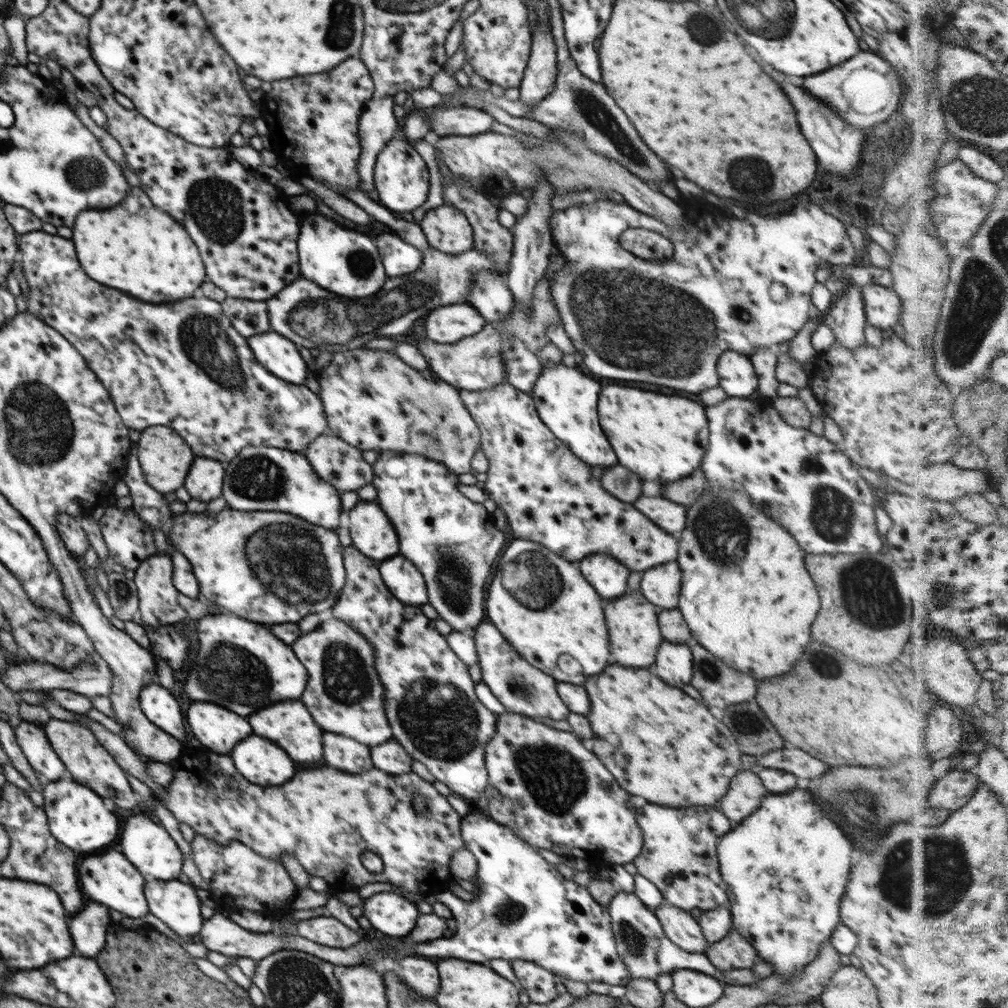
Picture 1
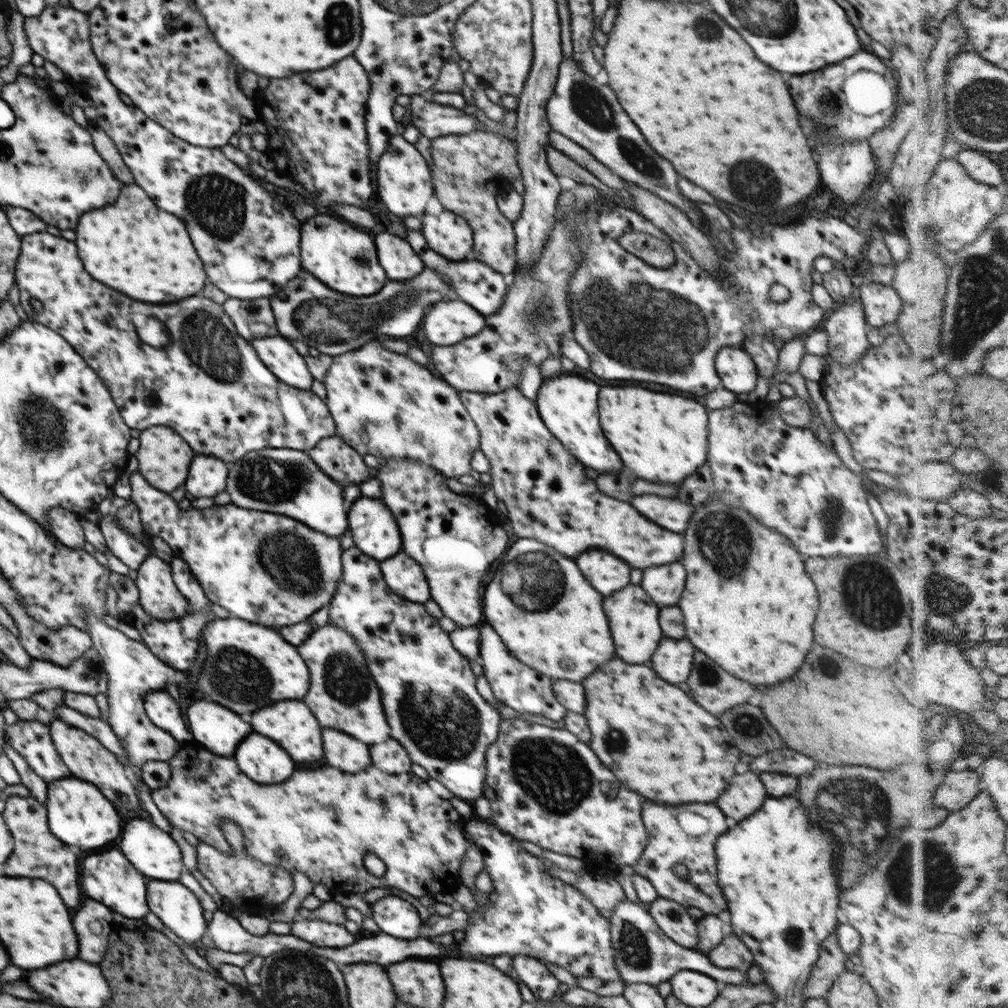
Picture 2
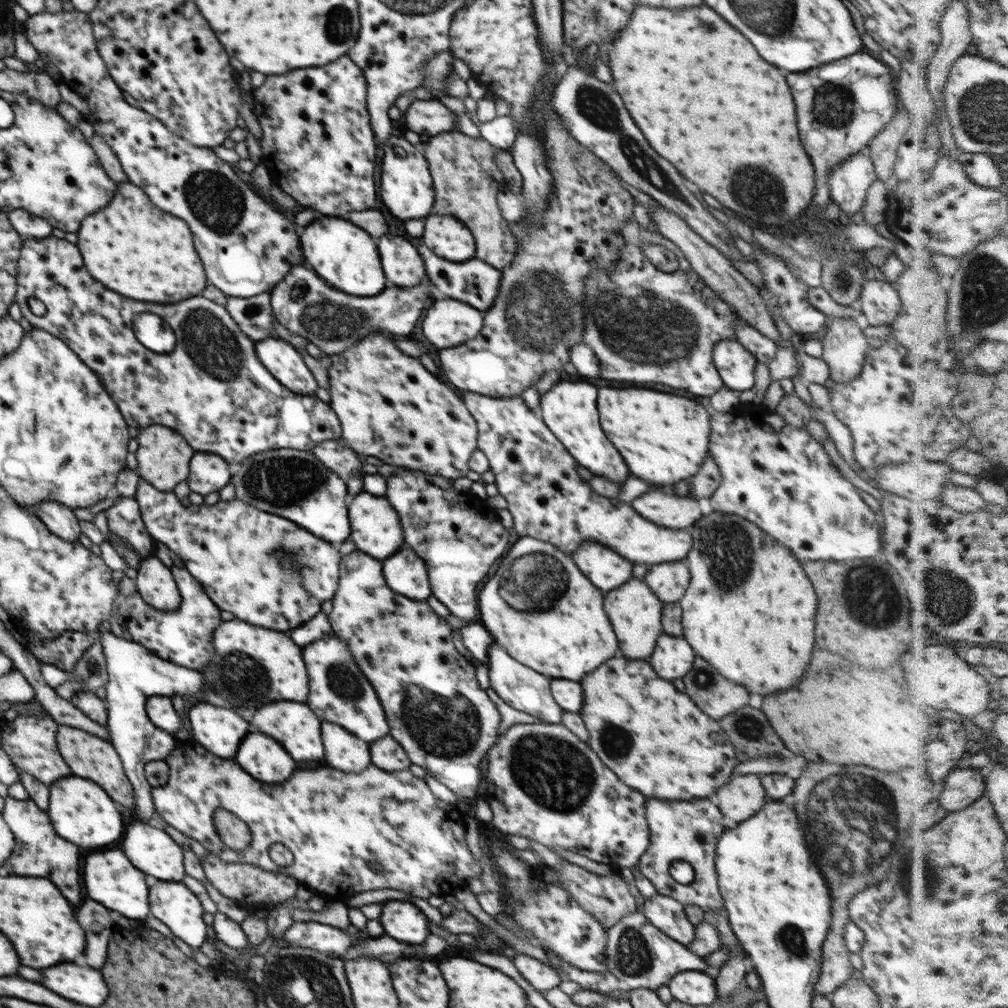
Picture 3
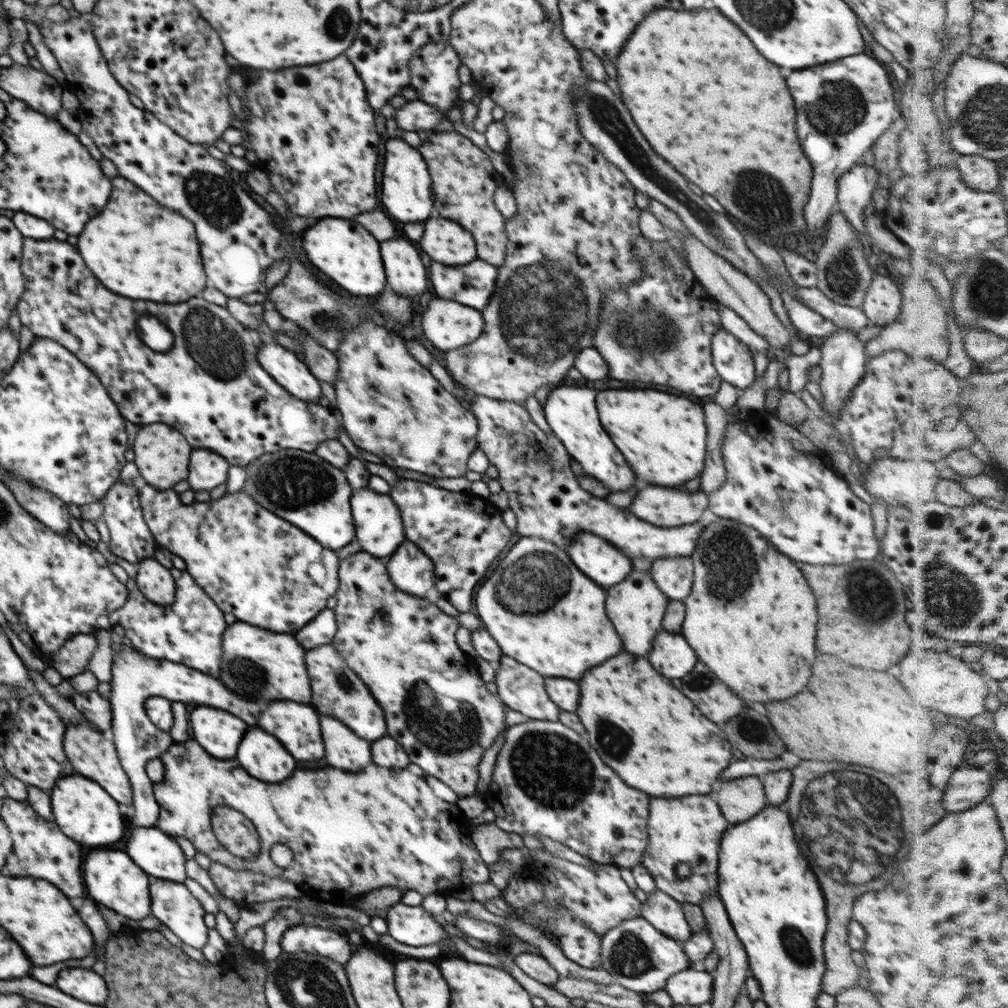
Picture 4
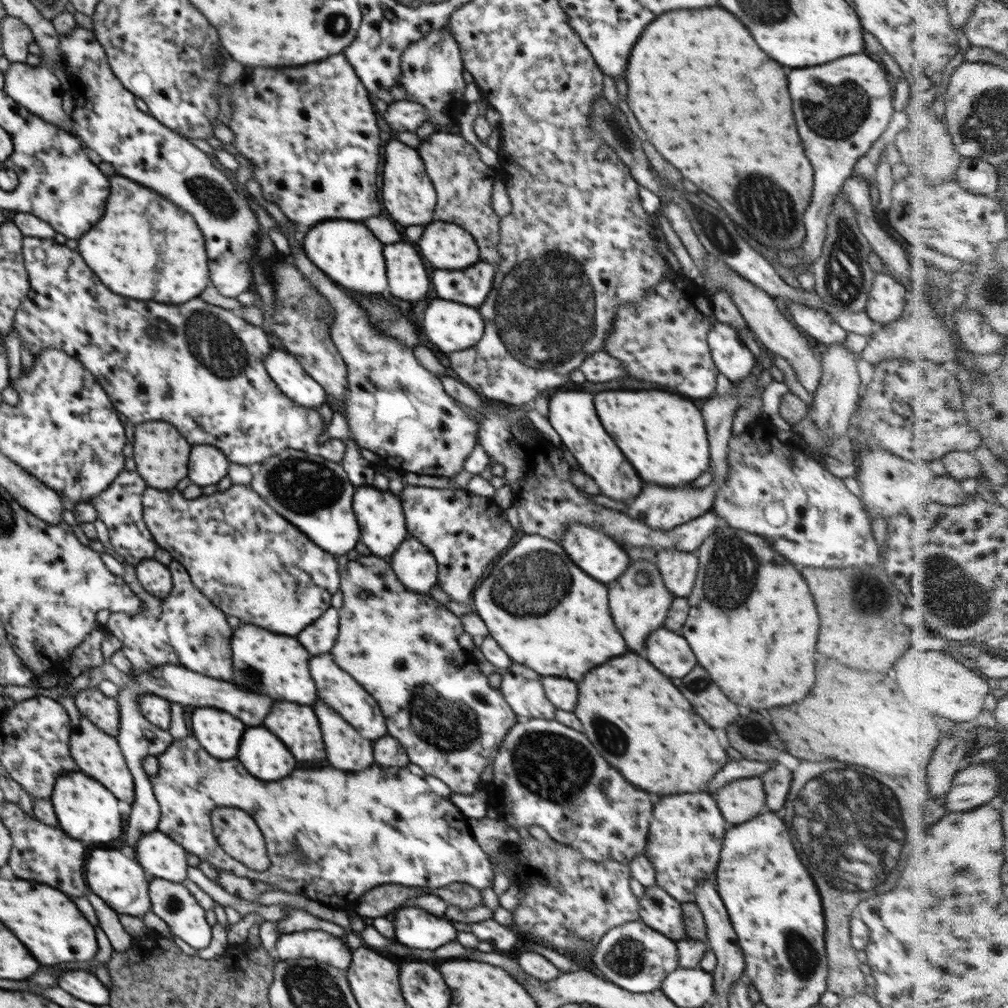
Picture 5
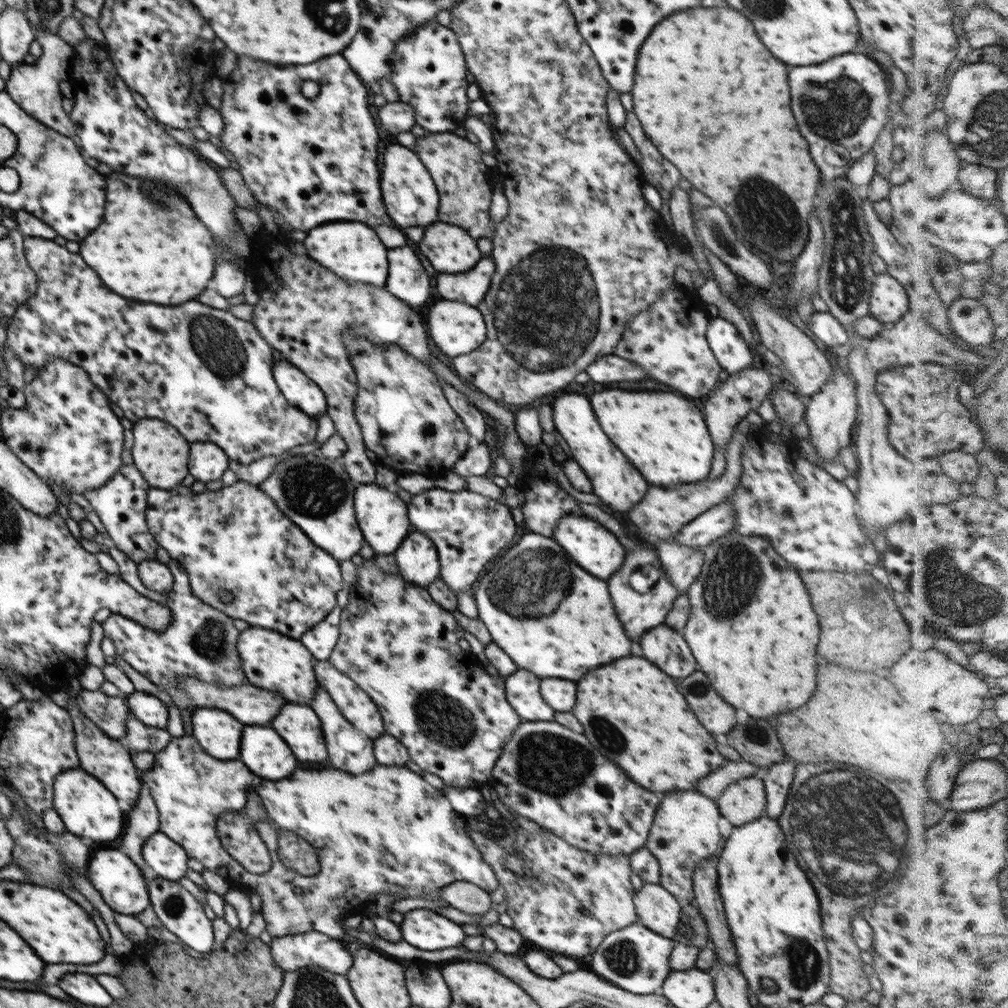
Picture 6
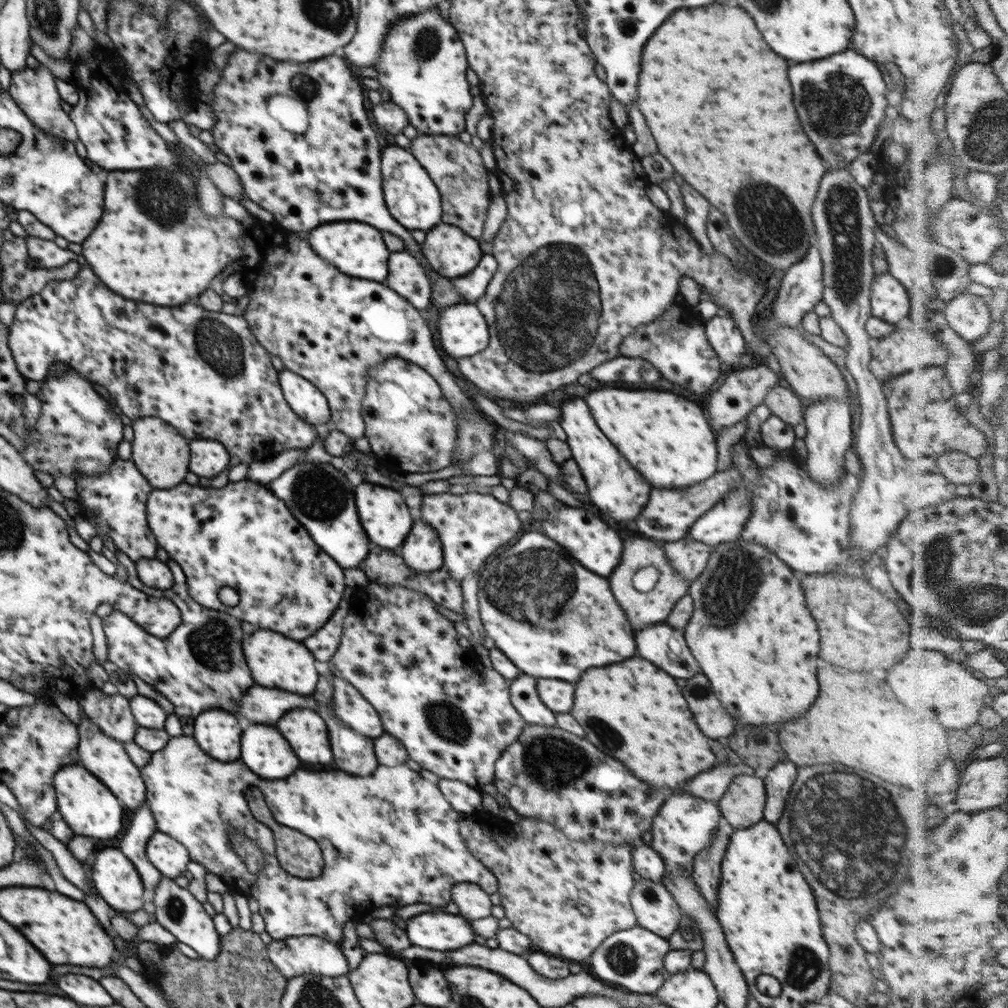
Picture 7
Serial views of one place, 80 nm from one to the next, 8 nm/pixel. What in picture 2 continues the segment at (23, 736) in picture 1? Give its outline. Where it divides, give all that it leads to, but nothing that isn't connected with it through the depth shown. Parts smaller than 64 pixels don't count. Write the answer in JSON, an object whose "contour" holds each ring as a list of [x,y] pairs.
{"contour":[[[18,719],[5,729],[7,742],[44,782],[71,775],[54,746],[50,725],[39,720]]]}

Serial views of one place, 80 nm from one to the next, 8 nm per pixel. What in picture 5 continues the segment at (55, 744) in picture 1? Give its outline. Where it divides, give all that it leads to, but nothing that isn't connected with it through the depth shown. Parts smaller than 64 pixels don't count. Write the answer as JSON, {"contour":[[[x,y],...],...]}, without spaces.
{"contour":[[[68,695],[59,699],[59,701],[67,709],[71,720],[69,745],[78,770],[103,784],[118,800],[124,800],[124,802],[132,804],[135,797],[134,779],[118,741],[115,737],[100,730],[91,720],[82,716],[75,706],[74,697],[75,695],[72,697]]]}

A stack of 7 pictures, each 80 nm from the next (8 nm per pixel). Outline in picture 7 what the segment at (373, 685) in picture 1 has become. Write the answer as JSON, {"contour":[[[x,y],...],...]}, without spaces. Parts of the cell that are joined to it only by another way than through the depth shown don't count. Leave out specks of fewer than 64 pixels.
{"contour":[[[332,675],[332,684],[332,710],[342,722],[370,738],[378,738],[385,733],[376,709],[351,683]]]}

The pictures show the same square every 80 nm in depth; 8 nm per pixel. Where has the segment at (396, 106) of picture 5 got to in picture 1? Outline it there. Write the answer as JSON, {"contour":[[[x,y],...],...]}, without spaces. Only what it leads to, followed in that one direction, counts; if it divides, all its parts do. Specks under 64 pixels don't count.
{"contour":[[[472,107],[436,109],[427,114],[427,120],[438,137],[486,134],[496,121],[486,111]]]}

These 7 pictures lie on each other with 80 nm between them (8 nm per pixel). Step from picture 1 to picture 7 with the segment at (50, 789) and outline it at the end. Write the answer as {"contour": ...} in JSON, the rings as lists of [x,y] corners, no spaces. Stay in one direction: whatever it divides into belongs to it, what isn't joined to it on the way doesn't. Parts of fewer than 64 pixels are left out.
{"contour":[[[80,763],[62,767],[53,778],[53,787],[57,796],[58,816],[68,824],[75,835],[104,840],[114,838],[124,826],[126,808],[120,806],[120,801]]]}

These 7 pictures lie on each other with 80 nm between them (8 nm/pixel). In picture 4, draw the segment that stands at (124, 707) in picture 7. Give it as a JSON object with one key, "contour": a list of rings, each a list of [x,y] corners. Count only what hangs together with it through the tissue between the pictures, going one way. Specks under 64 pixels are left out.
{"contour":[[[97,690],[75,694],[70,700],[95,728],[100,731],[111,728],[113,717],[111,702],[104,699]]]}

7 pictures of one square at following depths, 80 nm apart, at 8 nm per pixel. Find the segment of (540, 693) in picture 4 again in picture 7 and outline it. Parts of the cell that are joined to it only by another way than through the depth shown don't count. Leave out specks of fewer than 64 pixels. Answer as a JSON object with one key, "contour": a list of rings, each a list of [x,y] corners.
{"contour":[[[521,673],[511,681],[509,686],[511,703],[522,715],[527,724],[538,726],[555,726],[556,713],[552,712],[537,693],[537,679]]]}

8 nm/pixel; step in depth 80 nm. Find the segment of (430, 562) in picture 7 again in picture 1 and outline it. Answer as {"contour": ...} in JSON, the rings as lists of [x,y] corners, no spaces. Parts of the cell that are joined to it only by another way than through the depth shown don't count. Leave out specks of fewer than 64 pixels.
{"contour":[[[400,554],[379,563],[379,571],[390,592],[404,604],[421,607],[428,603],[423,574]]]}

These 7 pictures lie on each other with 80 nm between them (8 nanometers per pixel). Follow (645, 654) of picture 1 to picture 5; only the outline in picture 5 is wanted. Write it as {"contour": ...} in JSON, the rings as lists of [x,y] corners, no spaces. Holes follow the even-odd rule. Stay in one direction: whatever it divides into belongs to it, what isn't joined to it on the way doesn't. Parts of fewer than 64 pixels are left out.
{"contour":[[[638,559],[635,560],[635,563],[630,563],[628,568],[624,571],[624,576],[620,576],[618,584],[616,584],[616,582],[612,582],[612,584],[606,585],[608,588],[608,598],[610,598],[610,612],[612,612],[612,618],[614,618],[614,622],[616,622],[616,628],[618,628],[618,630],[620,630],[620,634],[624,636],[626,644],[630,644],[628,648],[632,648],[632,650],[640,650],[640,648],[644,646],[644,642],[646,642],[648,634],[655,631],[657,628],[662,627],[666,621],[667,612],[670,610],[674,599],[672,592],[670,592],[668,587],[664,584],[660,571],[657,568],[654,568],[654,561],[648,559]],[[643,570],[647,570],[651,575],[653,574],[653,577],[647,585],[640,587],[640,585],[637,585],[634,582],[633,577],[636,574],[640,574]]]}

